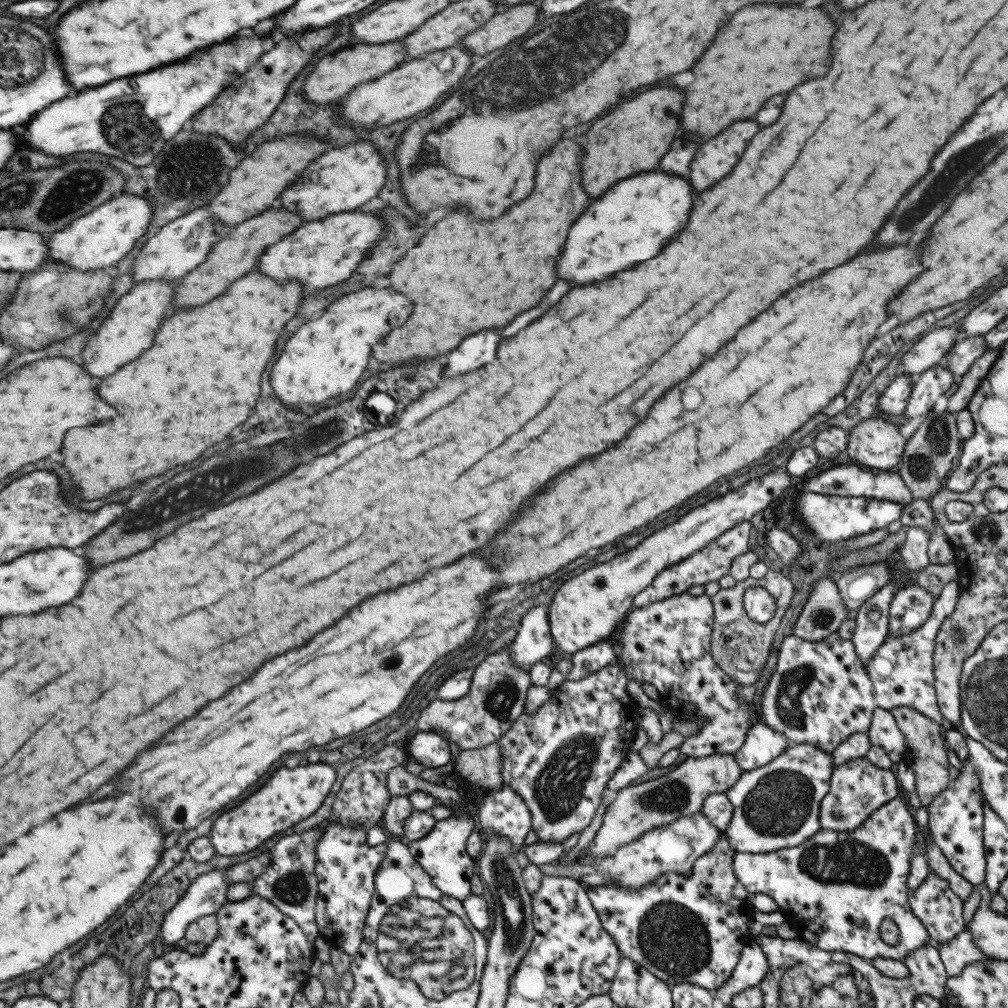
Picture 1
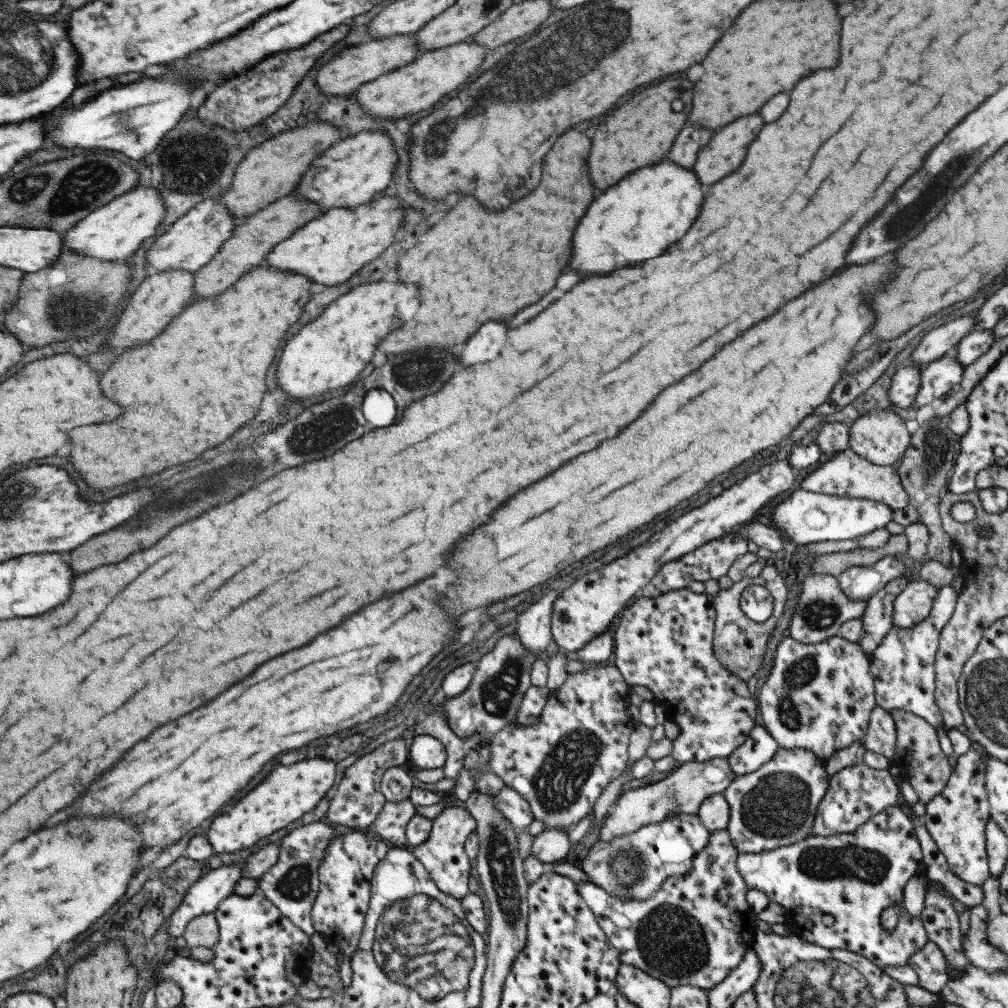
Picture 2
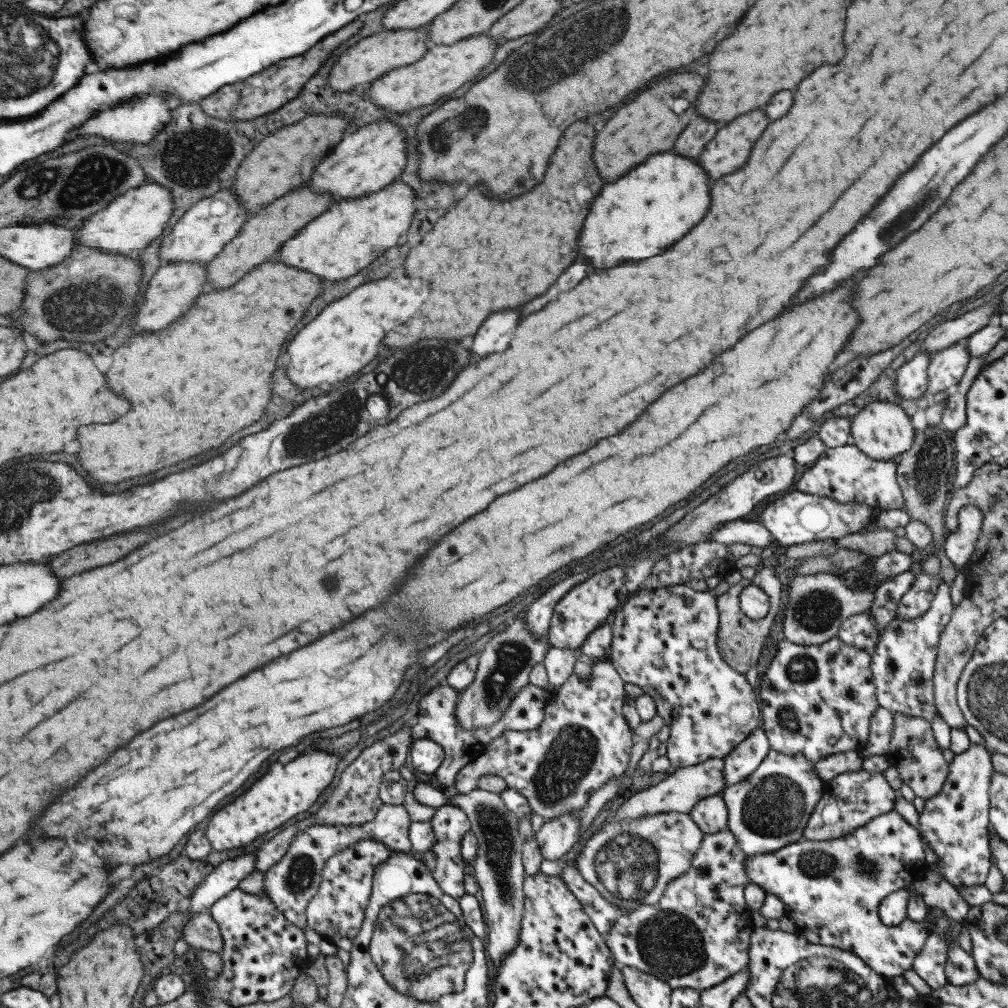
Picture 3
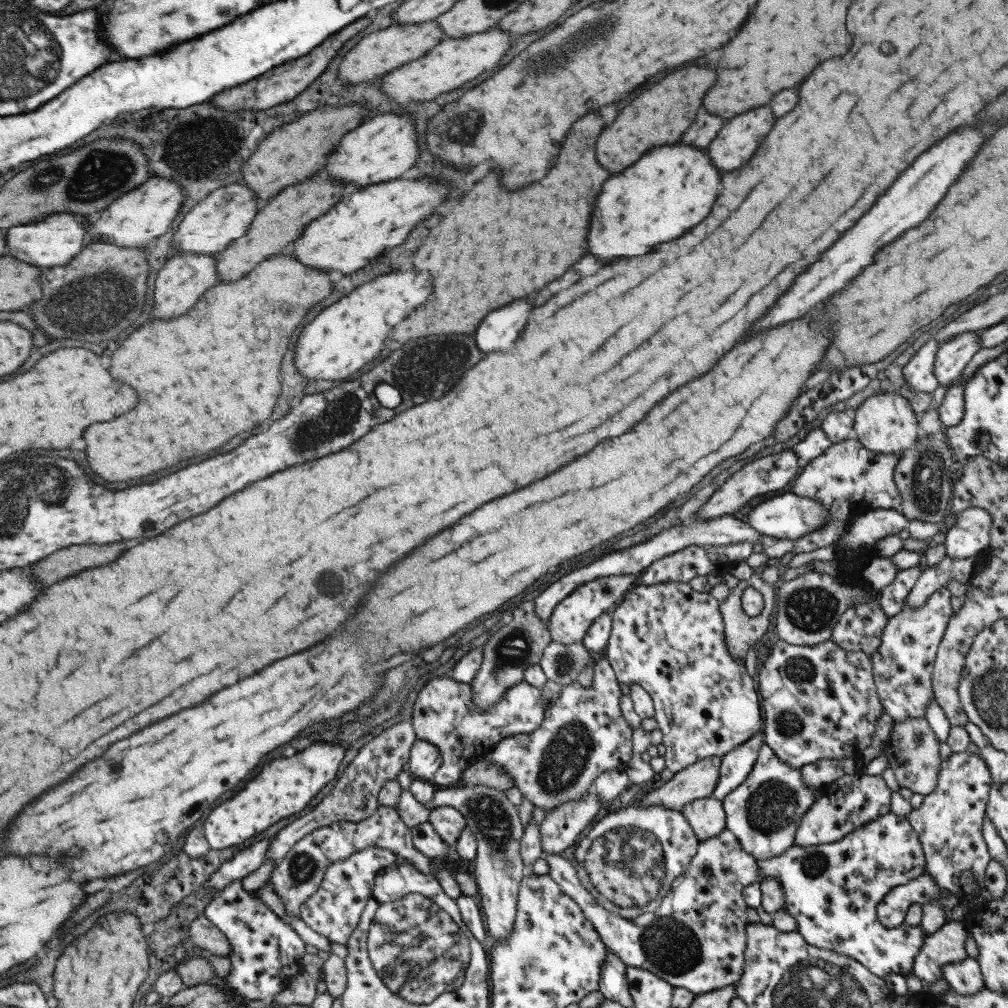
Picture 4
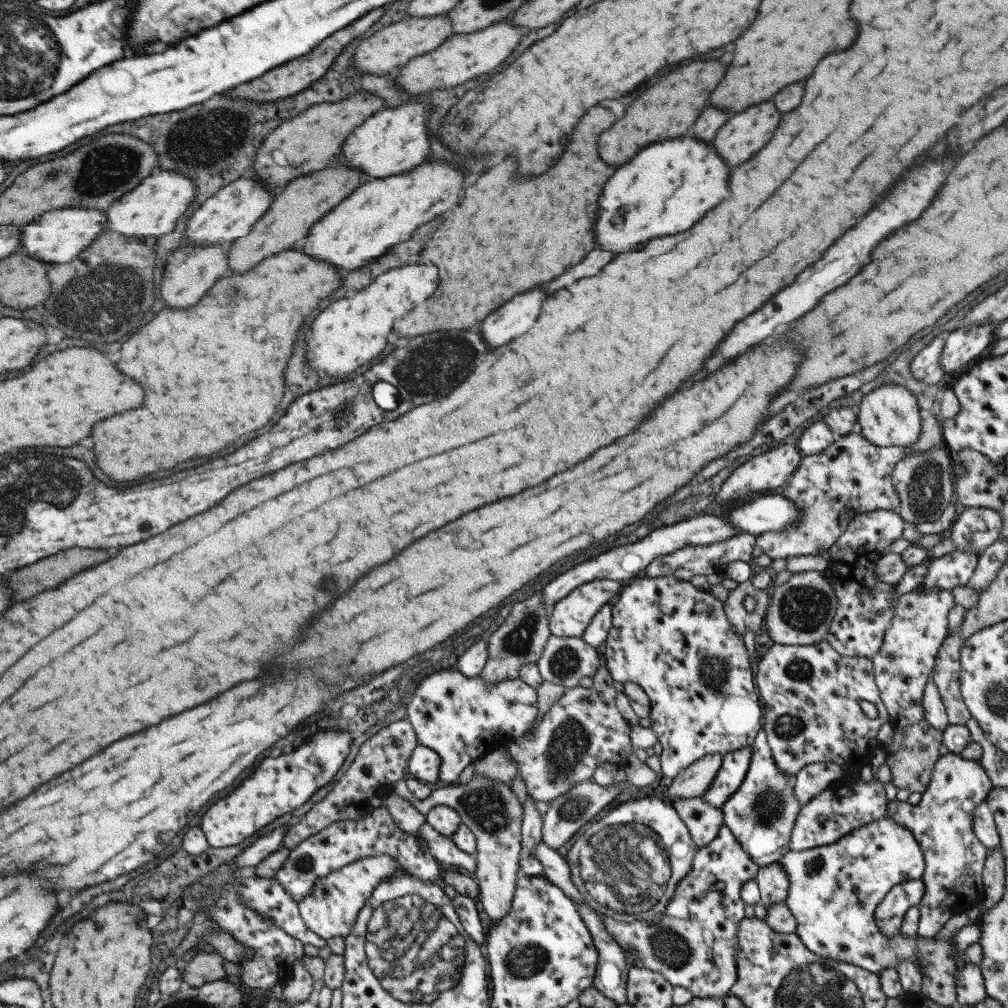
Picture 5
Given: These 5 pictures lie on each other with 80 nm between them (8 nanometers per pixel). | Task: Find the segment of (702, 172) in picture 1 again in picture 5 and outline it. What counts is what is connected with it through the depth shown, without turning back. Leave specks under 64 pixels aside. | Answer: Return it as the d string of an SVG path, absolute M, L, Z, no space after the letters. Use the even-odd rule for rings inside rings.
M773 102L753 104L751 108L731 116L717 130L712 145L727 164L741 164L771 138L777 122L779 112Z

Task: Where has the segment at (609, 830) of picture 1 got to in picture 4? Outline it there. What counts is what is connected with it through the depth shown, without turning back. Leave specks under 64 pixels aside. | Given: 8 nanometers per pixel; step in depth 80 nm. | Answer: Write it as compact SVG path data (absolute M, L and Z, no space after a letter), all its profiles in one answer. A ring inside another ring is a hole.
M707 757L673 773L671 779L633 805L661 805L679 811L684 804L709 797L718 779L720 757Z

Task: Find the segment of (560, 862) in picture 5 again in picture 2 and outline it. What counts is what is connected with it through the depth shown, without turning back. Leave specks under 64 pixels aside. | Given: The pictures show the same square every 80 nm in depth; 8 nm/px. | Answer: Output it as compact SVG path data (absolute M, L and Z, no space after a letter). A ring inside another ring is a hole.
M712 831L707 844L692 860L691 868L679 878L667 877L649 899L617 899L589 881L575 881L579 896L594 914L596 923L617 951L620 963L638 968L658 978L668 987L695 986L708 991L718 985L741 962L750 946L755 930L745 925L747 886L737 872L735 861L738 850L731 844L728 832Z

